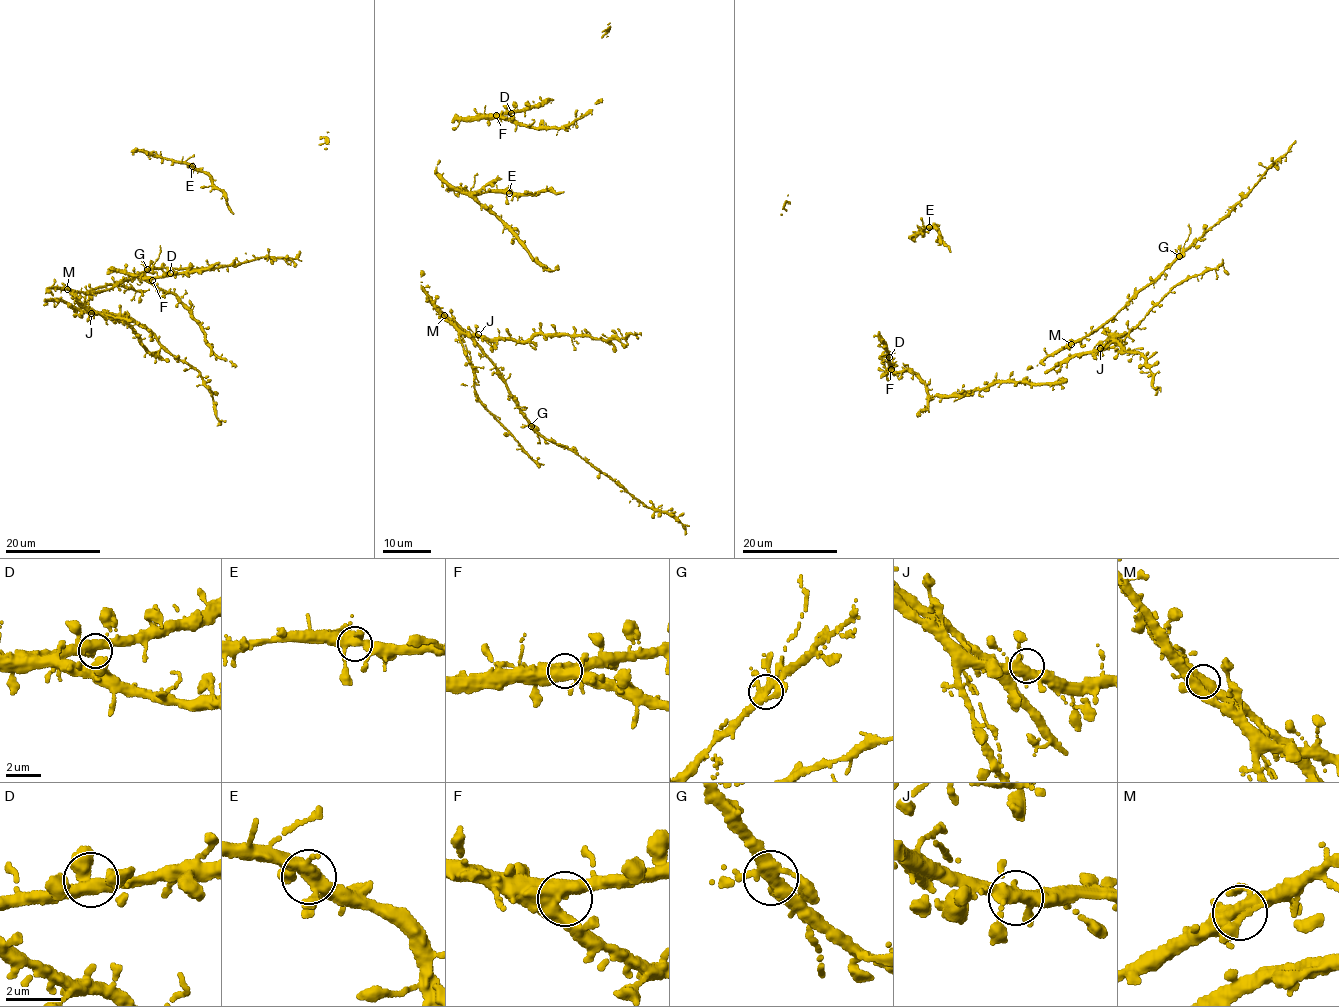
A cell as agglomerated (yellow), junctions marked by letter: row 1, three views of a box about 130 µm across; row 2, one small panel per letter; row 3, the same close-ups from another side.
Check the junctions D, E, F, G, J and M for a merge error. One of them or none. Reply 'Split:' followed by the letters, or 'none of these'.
Split: none of these

